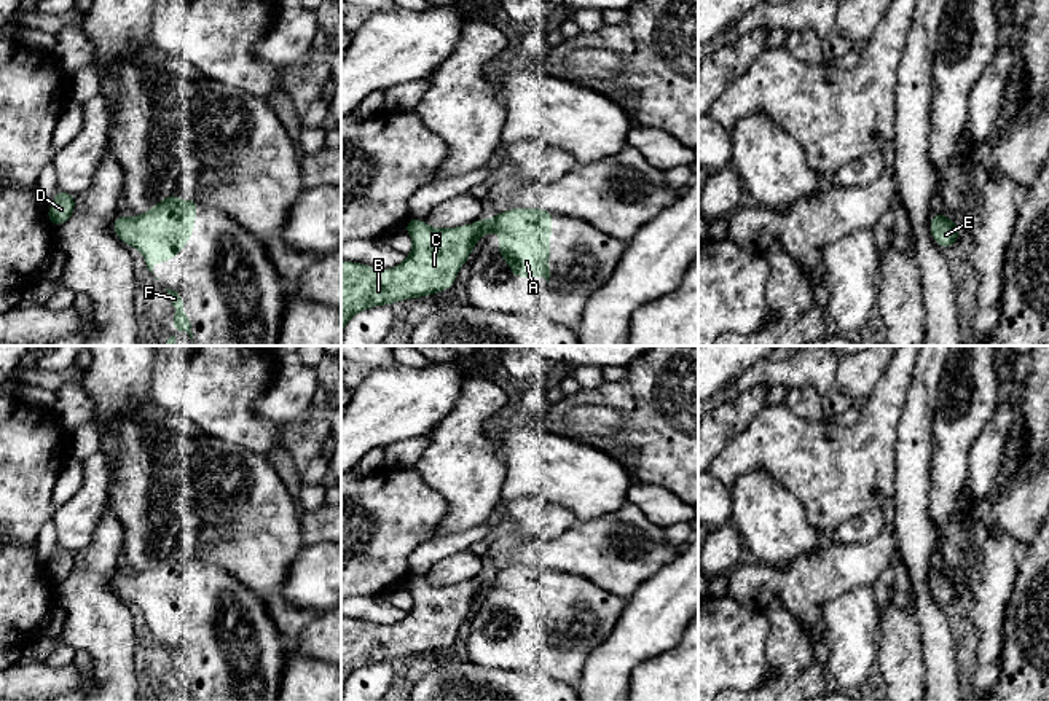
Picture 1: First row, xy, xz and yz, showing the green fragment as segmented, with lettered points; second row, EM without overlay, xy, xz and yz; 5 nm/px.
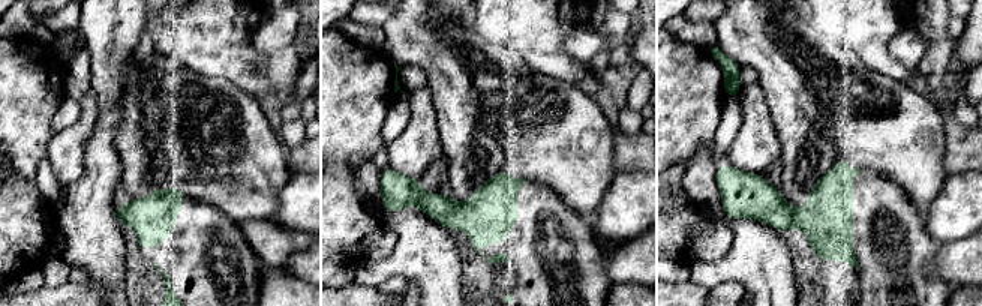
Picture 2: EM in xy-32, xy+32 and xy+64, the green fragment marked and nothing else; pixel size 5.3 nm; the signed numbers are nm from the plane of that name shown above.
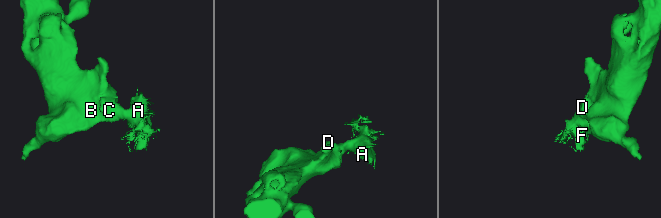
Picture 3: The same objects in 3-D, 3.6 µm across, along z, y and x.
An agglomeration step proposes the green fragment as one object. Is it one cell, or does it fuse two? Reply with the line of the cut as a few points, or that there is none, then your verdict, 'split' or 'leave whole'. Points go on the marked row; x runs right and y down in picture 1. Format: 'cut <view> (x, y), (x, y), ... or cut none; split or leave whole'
cut none; leave whole

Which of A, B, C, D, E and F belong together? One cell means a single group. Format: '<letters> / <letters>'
A B C D E F

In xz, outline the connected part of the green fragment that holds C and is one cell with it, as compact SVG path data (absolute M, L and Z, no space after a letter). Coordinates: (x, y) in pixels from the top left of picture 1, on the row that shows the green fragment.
M517 207L488 220L480 218L470 225L456 228L430 228L424 218L408 218L403 228L413 239L413 250L399 266L376 269L368 264L341 260L341 336L348 320L363 309L383 304L391 306L395 301L424 298L450 290L456 282L458 269L466 264L478 239L489 231L501 236L497 249L501 260L510 263L512 277L544 277L548 282L553 215L553 212L539 207Z

